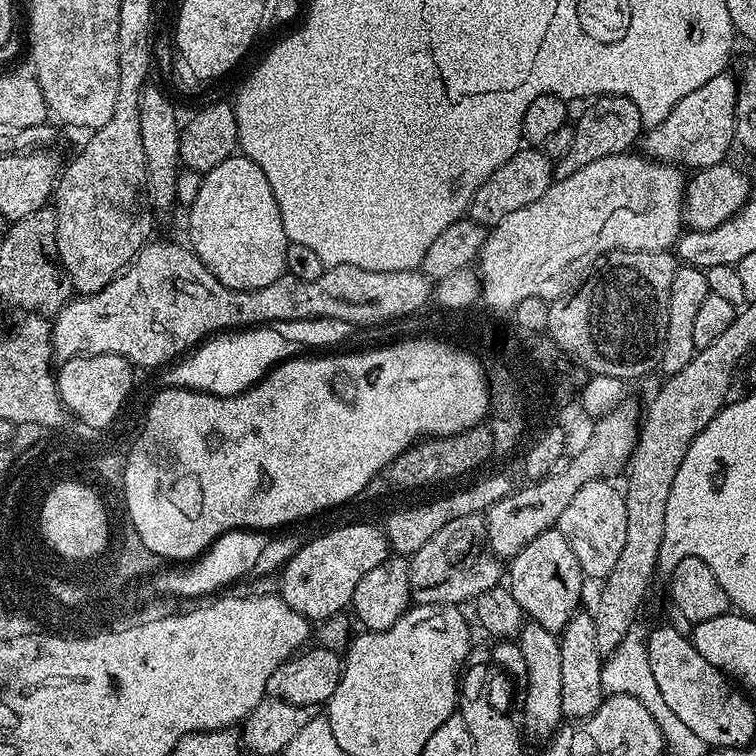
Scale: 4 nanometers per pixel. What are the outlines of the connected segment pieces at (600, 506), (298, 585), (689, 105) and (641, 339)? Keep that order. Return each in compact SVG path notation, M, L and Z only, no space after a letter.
M607 479L586 482L578 494L570 501L570 506L562 510L558 525L560 533L570 542L578 566L582 566L589 581L602 582L614 570L618 557L622 555L622 545L626 543L626 502L624 493L615 488Z
M359 522L332 528L304 544L288 560L284 572L279 573L280 599L309 622L323 622L341 615L351 605L354 586L390 555L390 546L372 528L363 528Z
M727 71L719 72L710 78L710 82L698 86L698 90L686 94L686 98L682 98L662 122L651 125L642 136L643 155L662 164L675 164L691 170L725 163L736 139L738 87L737 77L728 75Z
M671 251L663 252L605 252L594 265L594 274L610 280L585 278L567 298L549 303L549 326L556 340L573 350L574 357L581 361L592 374L613 376L625 382L636 380L647 372L656 372L660 367L662 346L666 342L666 314L670 306L670 282L678 260Z

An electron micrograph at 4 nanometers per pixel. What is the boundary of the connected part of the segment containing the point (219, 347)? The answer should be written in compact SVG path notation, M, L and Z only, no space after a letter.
M270 326L228 330L203 341L191 355L181 359L173 371L165 369L162 384L165 387L191 388L193 392L209 392L212 396L236 396L258 383L277 364L299 357L301 352L298 342L290 342Z

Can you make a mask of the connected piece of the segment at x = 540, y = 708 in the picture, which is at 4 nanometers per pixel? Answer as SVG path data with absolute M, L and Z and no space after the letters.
M528 622L525 623L524 629L520 631L518 643L522 646L522 658L526 661L526 678L528 679L522 686L522 692L524 692L522 728L527 735L529 732L534 739L544 742L556 733L556 729L565 719L562 714L562 650L560 649L560 637L557 633L546 630L546 626L538 626Z

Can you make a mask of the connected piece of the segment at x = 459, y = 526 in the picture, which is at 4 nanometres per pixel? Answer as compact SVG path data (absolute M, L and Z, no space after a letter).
M483 515L463 516L454 518L454 522L446 522L426 546L411 553L408 560L410 574L410 590L416 604L454 604L464 606L464 603L475 601L478 594L486 594L486 590L497 587L502 580L502 564L488 547L488 529Z

